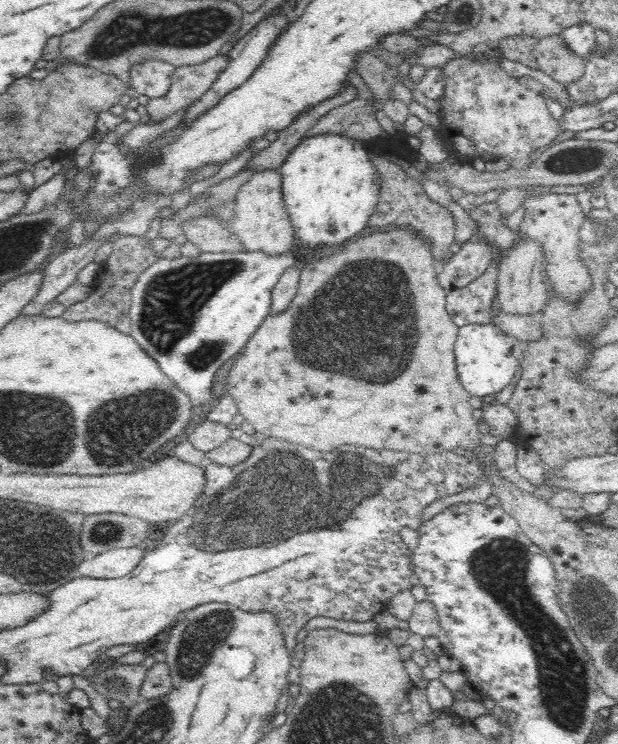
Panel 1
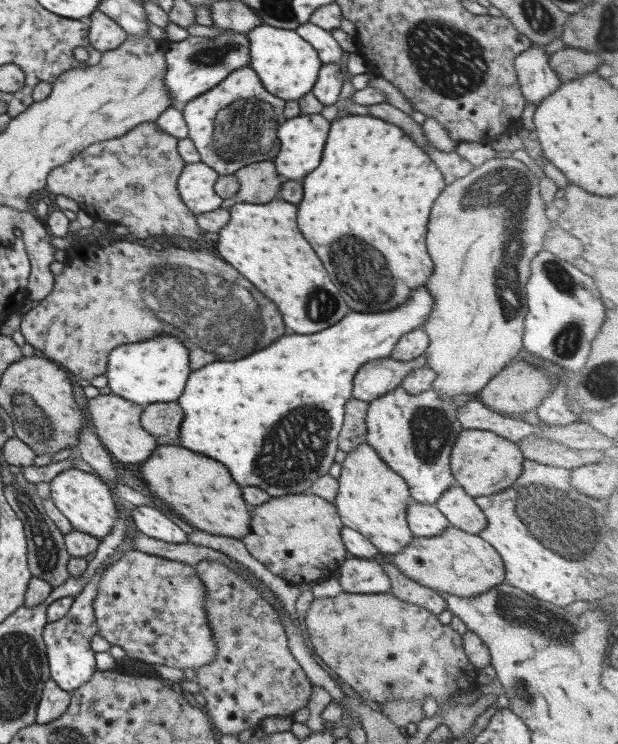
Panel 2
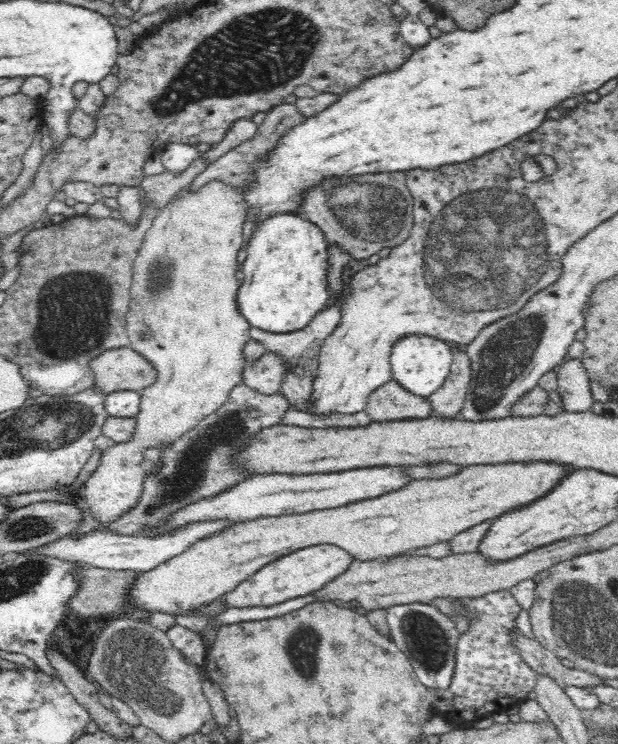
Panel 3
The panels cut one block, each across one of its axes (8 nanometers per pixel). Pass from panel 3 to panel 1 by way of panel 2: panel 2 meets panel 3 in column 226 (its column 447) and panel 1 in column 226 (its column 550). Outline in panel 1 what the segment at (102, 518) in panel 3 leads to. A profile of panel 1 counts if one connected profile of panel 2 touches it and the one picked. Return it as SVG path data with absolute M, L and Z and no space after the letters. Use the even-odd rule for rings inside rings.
M278 169L258 171L245 182L230 204L235 209L235 218L225 222L225 225L230 232L240 236L248 251L284 254L295 249L298 244L298 236L287 211L282 189L282 175Z

